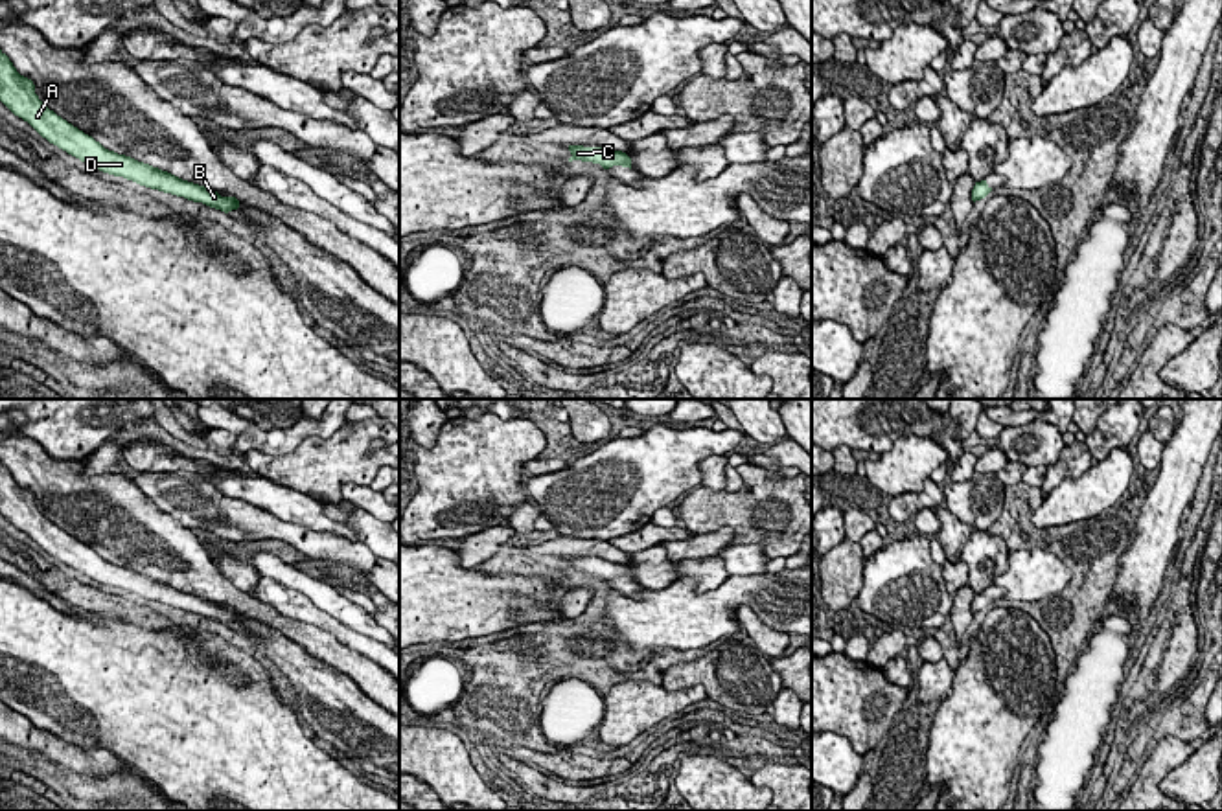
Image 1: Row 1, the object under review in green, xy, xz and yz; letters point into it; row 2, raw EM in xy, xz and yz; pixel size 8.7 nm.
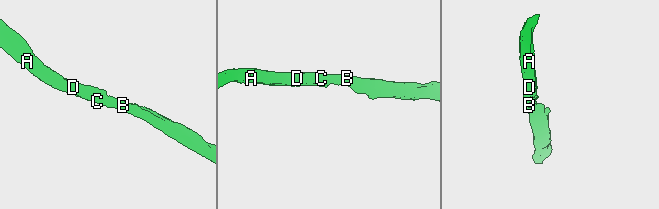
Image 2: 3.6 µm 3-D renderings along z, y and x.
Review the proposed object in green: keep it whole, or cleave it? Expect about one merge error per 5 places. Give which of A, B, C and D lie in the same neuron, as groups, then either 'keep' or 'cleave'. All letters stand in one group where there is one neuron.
A B C D; keep

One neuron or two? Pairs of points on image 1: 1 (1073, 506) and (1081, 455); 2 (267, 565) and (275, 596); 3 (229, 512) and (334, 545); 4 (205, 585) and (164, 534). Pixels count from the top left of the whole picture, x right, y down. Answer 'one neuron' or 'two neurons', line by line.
1: two neurons
2: two neurons
3: one neuron
4: one neuron

